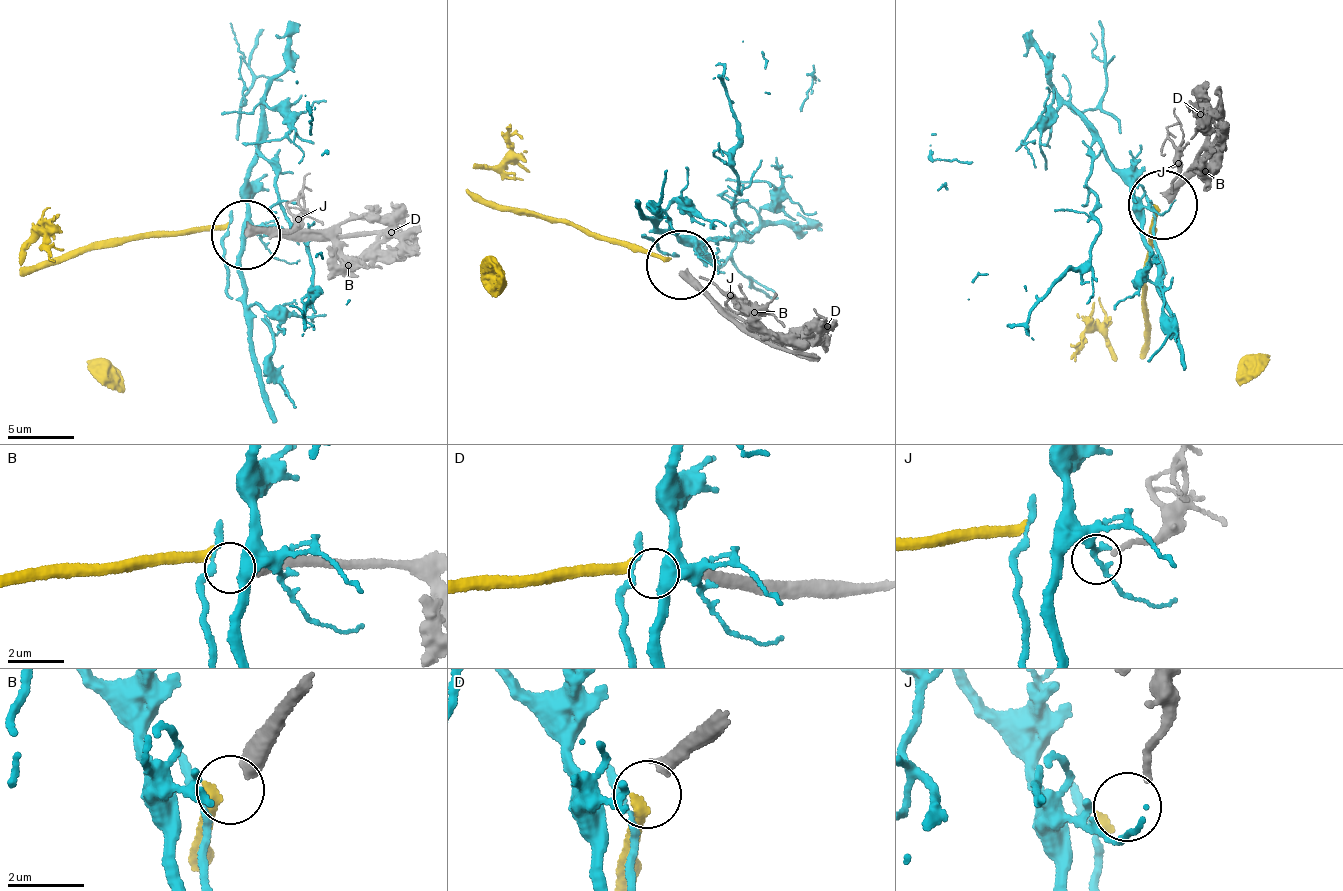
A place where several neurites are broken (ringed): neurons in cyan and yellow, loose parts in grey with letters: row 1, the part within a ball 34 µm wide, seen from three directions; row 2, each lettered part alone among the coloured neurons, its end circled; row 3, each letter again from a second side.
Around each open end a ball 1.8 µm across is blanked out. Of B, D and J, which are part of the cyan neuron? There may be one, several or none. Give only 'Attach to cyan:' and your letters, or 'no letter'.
Attach to cyan: no letter

